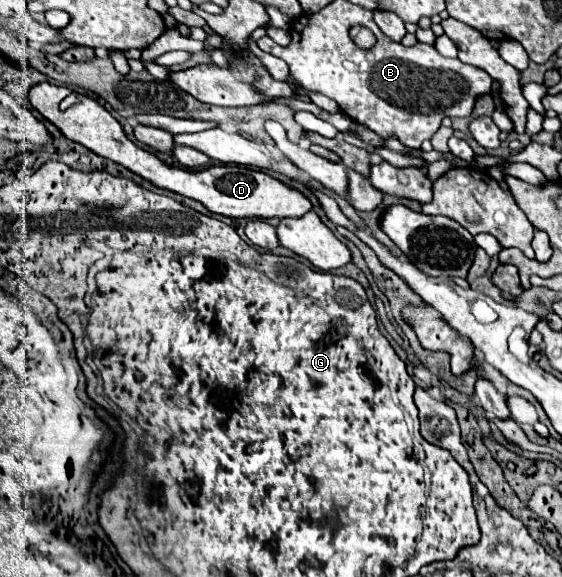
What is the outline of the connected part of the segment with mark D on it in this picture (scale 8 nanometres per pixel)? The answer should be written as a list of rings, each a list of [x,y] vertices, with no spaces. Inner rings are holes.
[[[37,83],[29,89],[31,105],[45,119],[49,119],[55,127],[59,127],[67,139],[77,141],[77,143],[85,145],[87,149],[91,149],[93,153],[131,169],[133,173],[141,175],[143,179],[155,183],[161,189],[169,189],[169,191],[181,193],[185,197],[191,197],[191,199],[203,203],[211,213],[233,217],[233,219],[239,219],[239,217],[261,217],[261,219],[279,217],[279,219],[283,219],[283,217],[301,217],[313,209],[311,201],[301,191],[281,183],[279,179],[275,179],[259,169],[251,169],[245,165],[217,165],[217,167],[213,165],[205,171],[169,167],[161,159],[157,159],[153,153],[131,143],[127,139],[125,131],[121,129],[119,121],[91,97],[77,95],[79,101],[75,105],[71,105],[69,109],[61,111],[59,103],[67,95],[69,95],[67,87],[59,87],[59,85],[51,85],[51,83]]]

